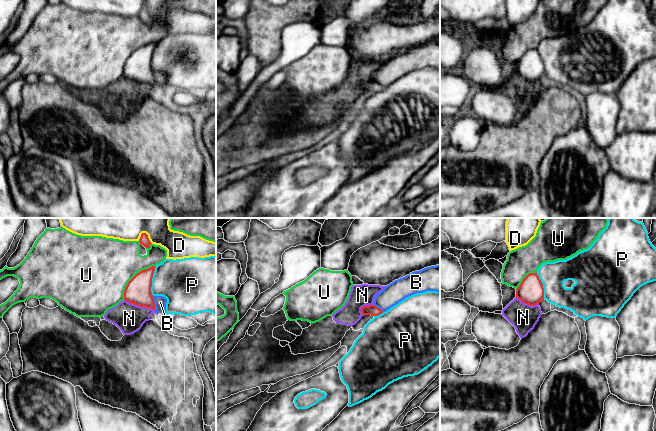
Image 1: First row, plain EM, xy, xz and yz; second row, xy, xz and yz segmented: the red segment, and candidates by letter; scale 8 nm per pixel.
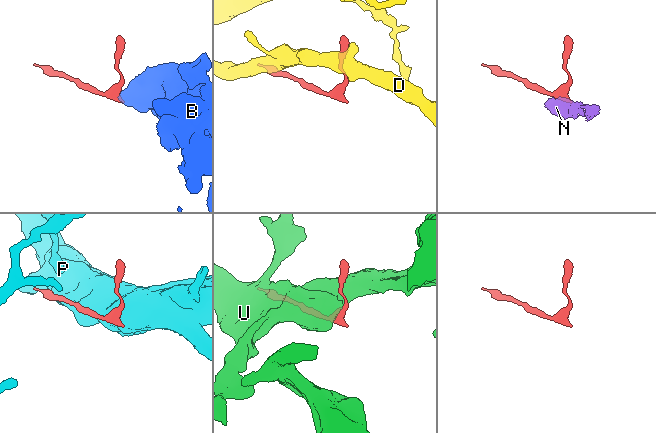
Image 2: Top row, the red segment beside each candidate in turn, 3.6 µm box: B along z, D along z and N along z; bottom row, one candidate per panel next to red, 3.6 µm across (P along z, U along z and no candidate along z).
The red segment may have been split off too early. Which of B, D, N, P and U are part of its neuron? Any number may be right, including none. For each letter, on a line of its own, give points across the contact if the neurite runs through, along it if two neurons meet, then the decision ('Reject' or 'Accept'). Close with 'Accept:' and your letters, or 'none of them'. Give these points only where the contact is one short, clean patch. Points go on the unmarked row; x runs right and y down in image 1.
B: Boundary: xy (152, 72), (155, 85). Reject
D: Reject
N: Boundary: xy (124, 75), (154, 86). Reject
P: Reject
U: Reject
Accept: none of them

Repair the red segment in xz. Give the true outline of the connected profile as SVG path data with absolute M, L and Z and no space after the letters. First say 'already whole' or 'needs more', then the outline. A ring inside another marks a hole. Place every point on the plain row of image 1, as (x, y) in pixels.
already whole; M375 81L364 82L361 84L361 88L364 91L378 92L383 89L381 85Z

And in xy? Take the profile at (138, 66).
already whole; M156 42L137 49L124 66L124 76L140 83L155 86L155 79L151 68L152 54Z

